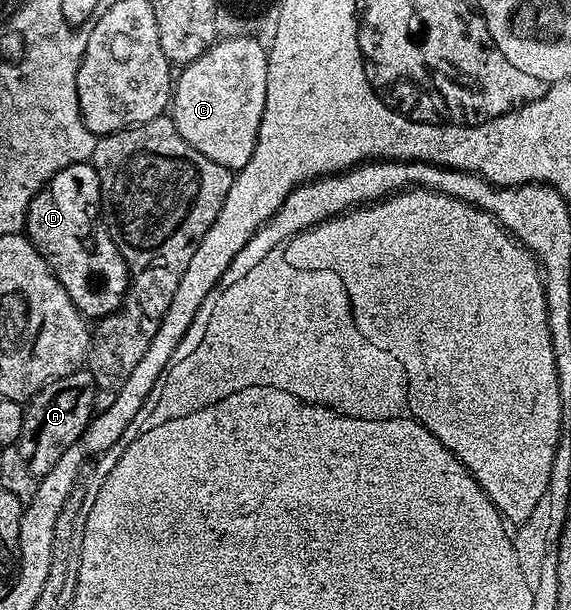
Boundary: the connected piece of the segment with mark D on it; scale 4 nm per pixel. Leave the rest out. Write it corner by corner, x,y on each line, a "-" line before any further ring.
92,163
72,164
59,170
59,174
52,176
48,185
38,192
29,204
29,213
25,219
25,232
30,242
49,263
49,269
57,275
63,290
67,290
71,302
86,318
110,316
125,301
125,292
129,289
129,267
113,241
112,231
108,227
105,229
101,221
101,208
103,212
101,183

